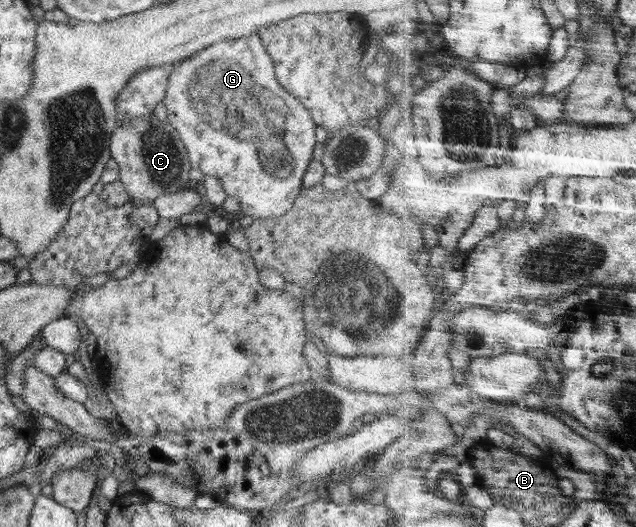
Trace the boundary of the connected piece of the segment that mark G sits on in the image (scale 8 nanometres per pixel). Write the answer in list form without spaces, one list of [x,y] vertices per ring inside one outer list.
[[[258,32],[247,37],[240,37],[230,40],[223,40],[213,45],[199,50],[197,54],[190,58],[185,58],[175,65],[175,71],[169,77],[167,91],[163,97],[169,123],[173,126],[181,142],[184,144],[188,153],[189,162],[193,169],[199,169],[203,174],[219,178],[222,188],[227,196],[238,198],[241,202],[241,211],[248,217],[255,218],[278,218],[289,212],[294,205],[294,200],[302,191],[303,177],[307,172],[308,166],[313,161],[313,152],[316,146],[316,123],[310,116],[309,110],[295,97],[289,93],[277,80],[275,76],[275,66],[271,55],[261,43]]]

